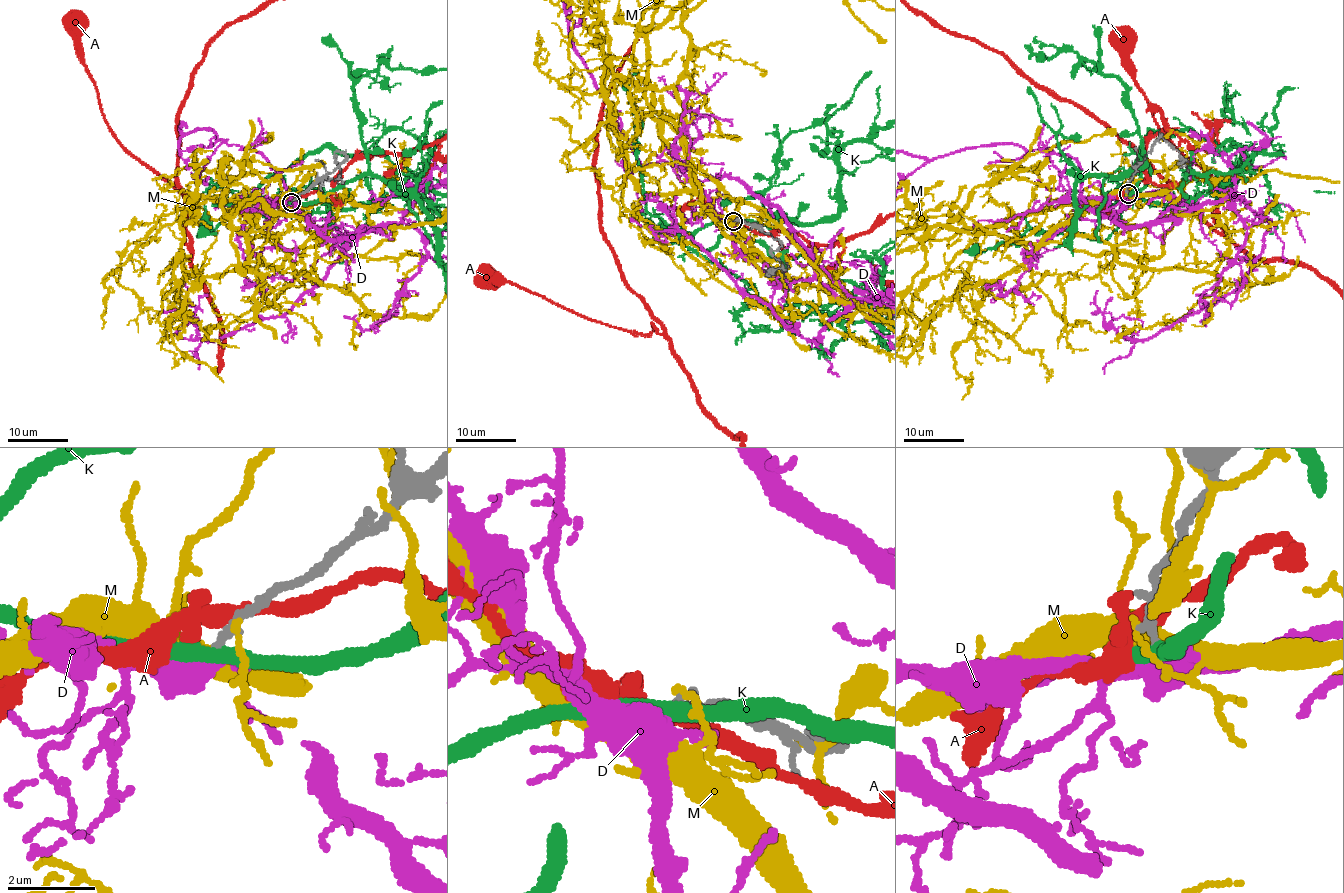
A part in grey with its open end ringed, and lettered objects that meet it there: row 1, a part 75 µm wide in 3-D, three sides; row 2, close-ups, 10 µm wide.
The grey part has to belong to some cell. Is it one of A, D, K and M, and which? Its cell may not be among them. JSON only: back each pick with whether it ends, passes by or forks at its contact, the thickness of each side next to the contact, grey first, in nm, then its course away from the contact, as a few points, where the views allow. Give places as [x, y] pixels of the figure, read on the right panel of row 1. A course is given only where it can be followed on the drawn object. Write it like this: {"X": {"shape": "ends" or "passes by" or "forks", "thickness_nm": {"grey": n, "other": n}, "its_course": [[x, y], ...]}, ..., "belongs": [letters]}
{"D": {"shape": "passes by", "thickness_nm": {"grey": 200, "other": 400}, "its_course": [[1128, 194], [1167, 192], [1200, 211], [1119, 225], [1085, 204], [1079, 163], [1049, 148], [989, 144]]}, "belongs": ["D"]}

